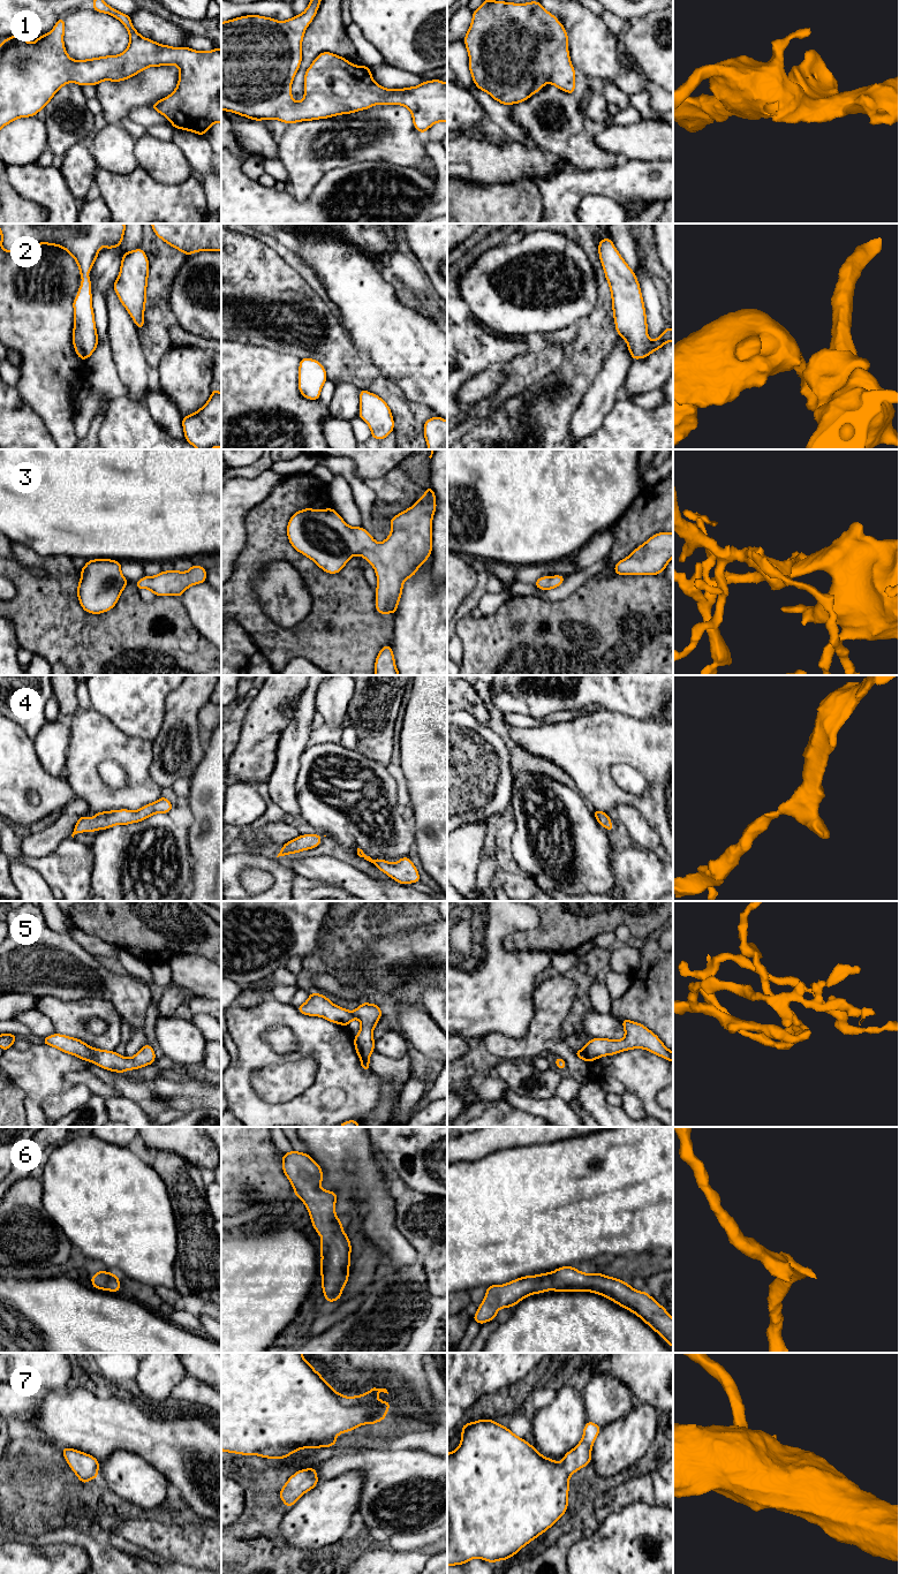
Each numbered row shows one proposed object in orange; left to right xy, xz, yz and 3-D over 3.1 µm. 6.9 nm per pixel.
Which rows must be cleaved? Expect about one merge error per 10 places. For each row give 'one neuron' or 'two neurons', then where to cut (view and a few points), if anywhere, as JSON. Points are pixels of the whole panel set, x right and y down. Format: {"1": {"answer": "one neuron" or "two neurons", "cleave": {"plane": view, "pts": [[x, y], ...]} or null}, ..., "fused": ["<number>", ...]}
{"1": {"answer": "one neuron", "cleave": null}, "2": {"answer": "one neuron", "cleave": null}, "3": {"answer": "one neuron", "cleave": null}, "4": {"answer": "one neuron", "cleave": null}, "5": {"answer": "one neuron", "cleave": null}, "6": {"answer": "one neuron", "cleave": null}, "7": {"answer": "one neuron", "cleave": null}, "fused": []}

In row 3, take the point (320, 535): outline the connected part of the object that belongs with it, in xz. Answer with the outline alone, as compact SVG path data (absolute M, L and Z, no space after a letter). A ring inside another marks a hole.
M426 487L415 505L390 519L391 534L379 544L362 525L358 528L348 525L333 507L296 512L287 523L287 536L297 552L311 559L328 574L341 572L352 557L363 557L375 568L377 575L376 611L379 614L395 615L405 581L413 577L432 553L432 519L436 508L433 489Z

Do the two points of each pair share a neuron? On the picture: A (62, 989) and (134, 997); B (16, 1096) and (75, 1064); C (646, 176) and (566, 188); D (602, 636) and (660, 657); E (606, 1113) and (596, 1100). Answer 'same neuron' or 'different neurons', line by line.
A: same neuron
B: different neurons
C: same neuron
D: same neuron
E: same neuron

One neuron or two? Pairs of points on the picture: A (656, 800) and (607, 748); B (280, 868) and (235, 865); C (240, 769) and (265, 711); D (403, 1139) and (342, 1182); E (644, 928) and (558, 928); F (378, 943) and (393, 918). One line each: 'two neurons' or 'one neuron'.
A: one neuron
B: one neuron
C: one neuron
D: two neurons
E: one neuron
F: two neurons

